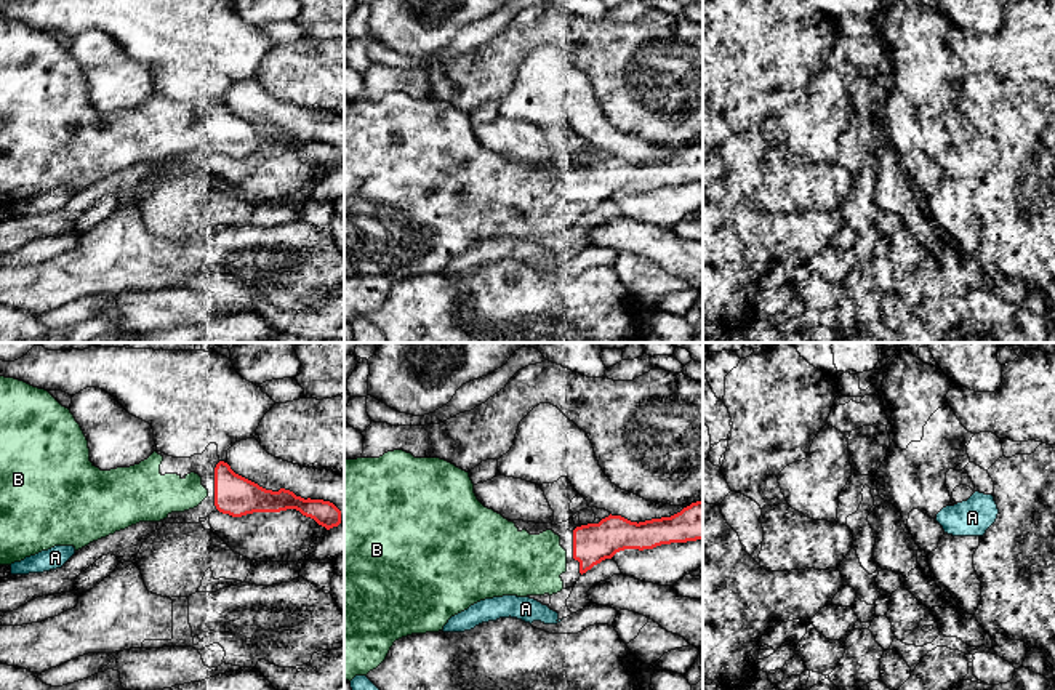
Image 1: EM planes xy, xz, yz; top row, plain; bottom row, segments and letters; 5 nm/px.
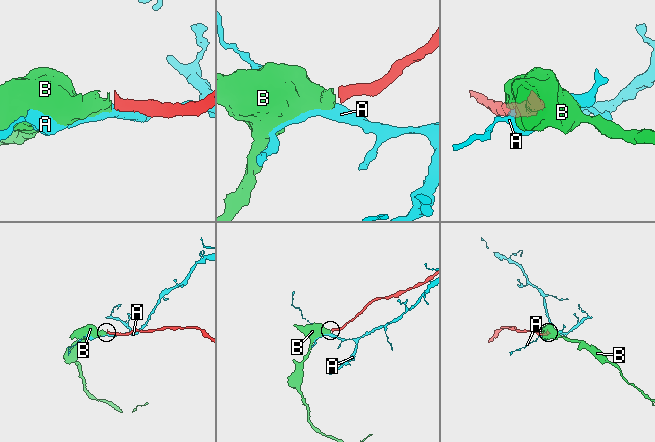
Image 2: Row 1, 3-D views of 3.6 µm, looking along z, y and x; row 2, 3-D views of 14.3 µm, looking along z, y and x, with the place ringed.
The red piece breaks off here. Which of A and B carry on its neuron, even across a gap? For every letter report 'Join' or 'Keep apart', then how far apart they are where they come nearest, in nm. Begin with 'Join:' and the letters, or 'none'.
Join: B
A: Keep apart. Distance 240 nm
B: Join. Distance 40 nm

